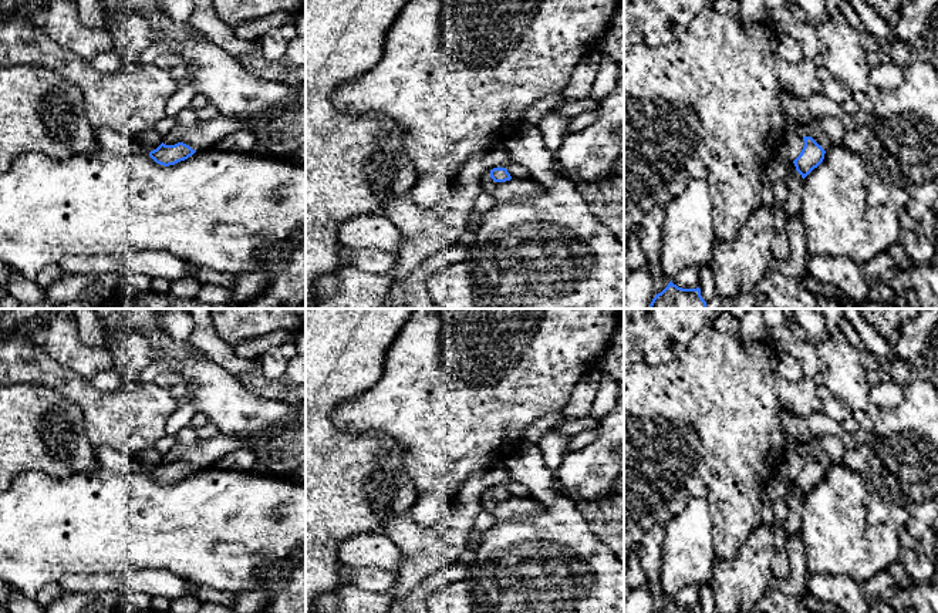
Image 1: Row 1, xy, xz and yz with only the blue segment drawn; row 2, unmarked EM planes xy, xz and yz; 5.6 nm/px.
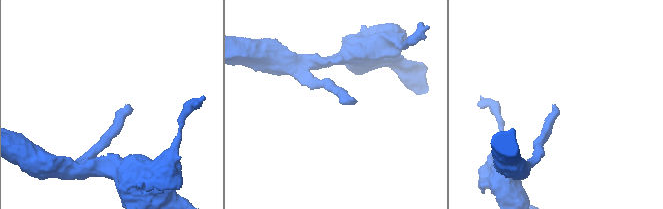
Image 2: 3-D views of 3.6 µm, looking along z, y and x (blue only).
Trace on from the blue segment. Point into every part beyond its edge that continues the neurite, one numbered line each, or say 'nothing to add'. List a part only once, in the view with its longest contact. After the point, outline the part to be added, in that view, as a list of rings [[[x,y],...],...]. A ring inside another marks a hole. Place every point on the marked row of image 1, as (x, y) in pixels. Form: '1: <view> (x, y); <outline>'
1: xy (205, 134); [[[284,104],[273,108],[263,117],[226,117],[219,114],[213,119],[199,121],[196,125],[183,127],[176,125],[169,134],[162,137],[165,145],[175,145],[183,142],[195,151],[205,151],[216,146],[220,141],[234,134],[236,131],[256,131],[260,125],[270,121],[274,114],[281,110]]]

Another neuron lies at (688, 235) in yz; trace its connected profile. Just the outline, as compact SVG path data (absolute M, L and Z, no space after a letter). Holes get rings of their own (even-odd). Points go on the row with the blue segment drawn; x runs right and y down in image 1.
M691 181L667 203L661 238L659 262L669 280L686 267L711 263L716 238L715 206L705 181Z

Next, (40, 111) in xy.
M0 67L0 174L23 154L40 152L64 161L97 149L95 129L87 119L84 95L75 84L45 67Z

